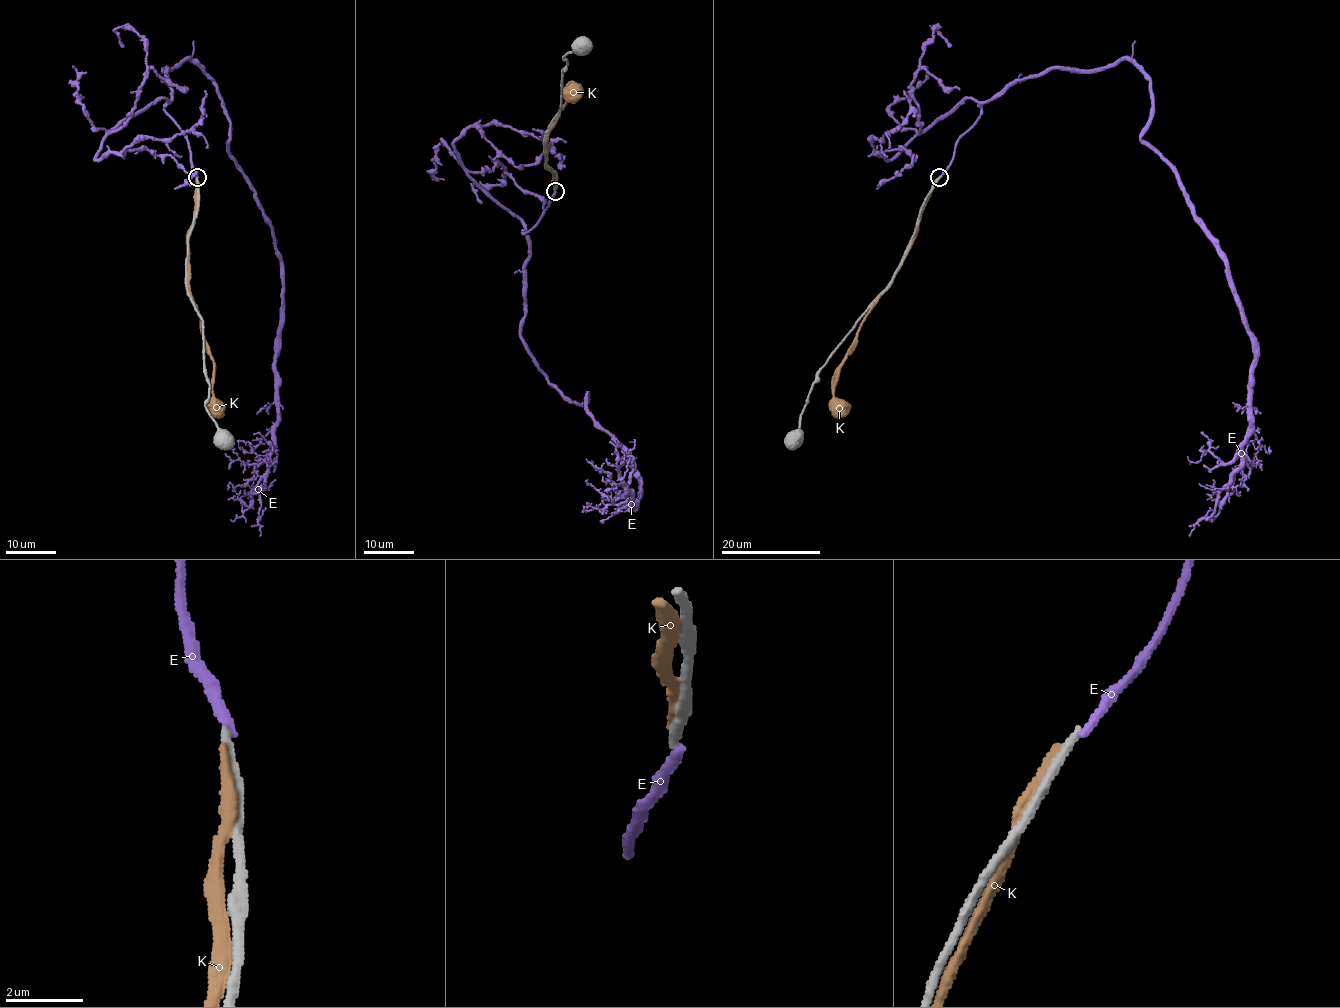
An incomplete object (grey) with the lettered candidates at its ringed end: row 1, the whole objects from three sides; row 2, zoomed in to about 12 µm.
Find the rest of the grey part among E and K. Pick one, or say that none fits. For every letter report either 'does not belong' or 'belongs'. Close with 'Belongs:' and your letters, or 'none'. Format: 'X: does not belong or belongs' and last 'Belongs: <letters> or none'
E: belongs
K: does not belong
Belongs: E

